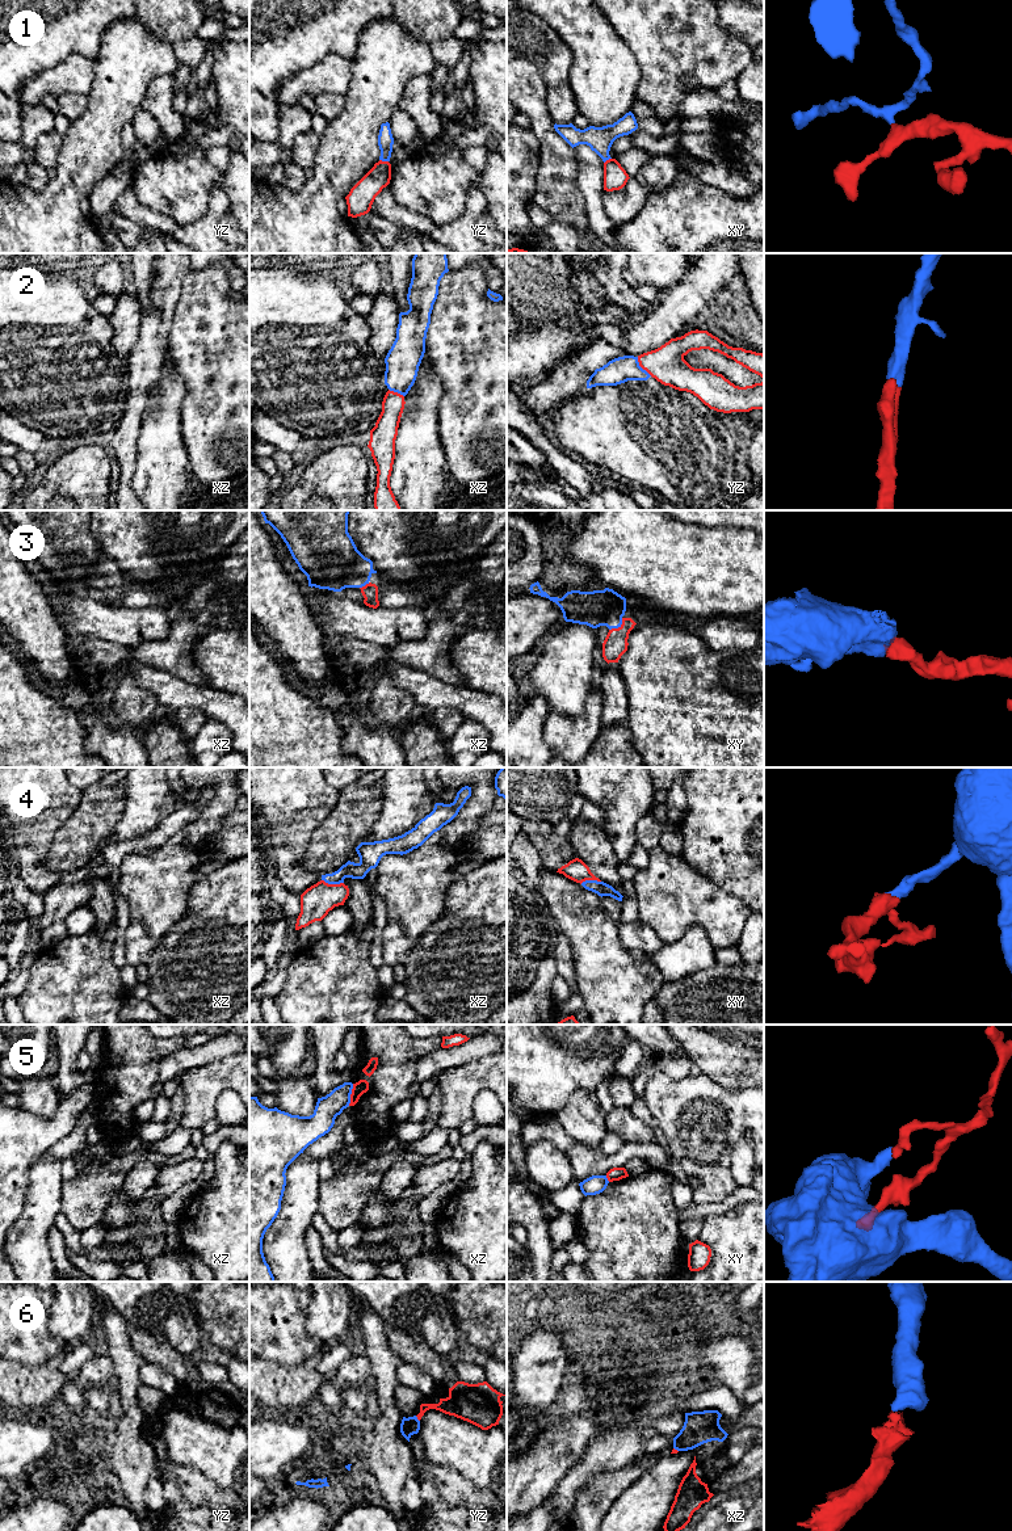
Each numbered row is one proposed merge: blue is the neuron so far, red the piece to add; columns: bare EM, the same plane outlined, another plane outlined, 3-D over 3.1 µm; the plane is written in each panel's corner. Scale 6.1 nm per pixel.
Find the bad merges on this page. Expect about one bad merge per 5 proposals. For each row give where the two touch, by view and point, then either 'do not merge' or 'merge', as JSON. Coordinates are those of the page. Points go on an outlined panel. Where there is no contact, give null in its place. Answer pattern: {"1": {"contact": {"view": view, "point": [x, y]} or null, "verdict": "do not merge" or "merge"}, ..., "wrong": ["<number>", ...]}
{"1": {"contact": {"view": "yz", "point": [383, 160]}, "verdict": "do not merge"}, "2": {"contact": {"view": "yz", "point": [641, 367]}, "verdict": "merge"}, "3": {"contact": {"view": "xy", "point": [617, 627]}, "verdict": "merge"}, "4": {"contact": {"view": "xz", "point": [332, 883]}, "verdict": "merge"}, "5": {"contact": {"view": "xz", "point": [351, 1093]}, "verdict": "do not merge"}, "6": {"contact": {"view": "yz", "point": [416, 1418]}, "verdict": "merge"}, "wrong": ["1", "5"]}

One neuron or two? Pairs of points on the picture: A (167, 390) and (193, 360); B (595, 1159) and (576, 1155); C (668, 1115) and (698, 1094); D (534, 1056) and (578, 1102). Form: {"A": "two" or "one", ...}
{"A": "two", "B": "one", "C": "one", "D": "two"}

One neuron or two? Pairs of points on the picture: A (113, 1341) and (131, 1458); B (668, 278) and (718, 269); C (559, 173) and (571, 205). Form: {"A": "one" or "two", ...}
{"A": "one", "B": "two", "C": "one"}

